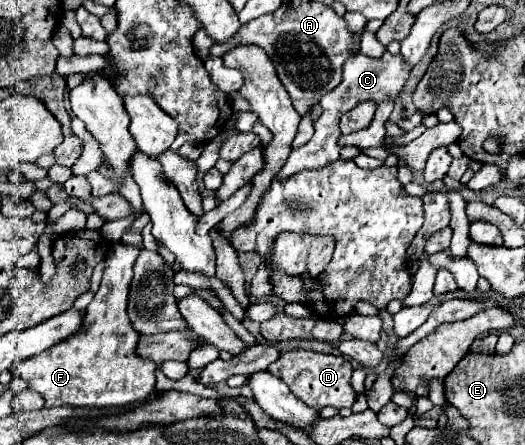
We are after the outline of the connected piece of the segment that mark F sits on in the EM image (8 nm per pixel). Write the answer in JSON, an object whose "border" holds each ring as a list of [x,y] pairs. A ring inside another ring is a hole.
{"border":[[[110,245],[100,289],[96,291],[94,301],[86,307],[82,319],[84,327],[44,353],[16,363],[18,376],[46,399],[46,407],[124,407],[146,399],[154,391],[156,365],[136,357],[138,333],[132,329],[126,313],[132,267],[138,255],[140,249],[134,245]]]}

